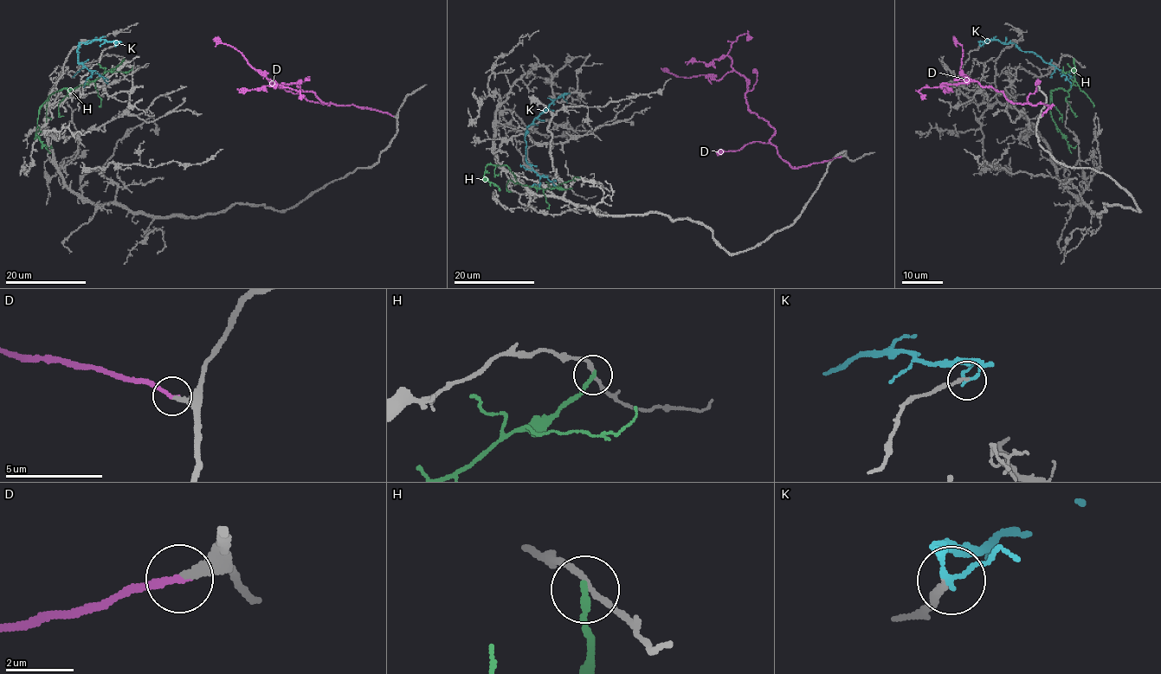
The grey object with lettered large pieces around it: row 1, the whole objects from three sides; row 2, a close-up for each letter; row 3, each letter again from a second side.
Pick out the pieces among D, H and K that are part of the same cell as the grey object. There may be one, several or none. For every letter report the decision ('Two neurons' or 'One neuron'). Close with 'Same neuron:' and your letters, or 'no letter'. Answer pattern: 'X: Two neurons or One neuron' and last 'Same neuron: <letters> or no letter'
D: One neuron
H: Two neurons
K: Two neurons
Same neuron: D

